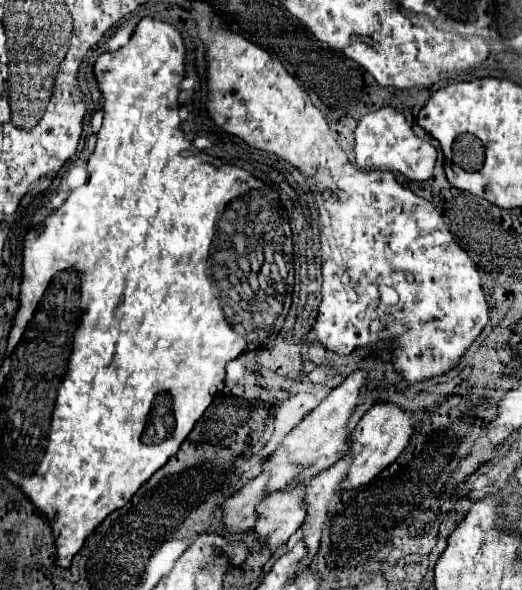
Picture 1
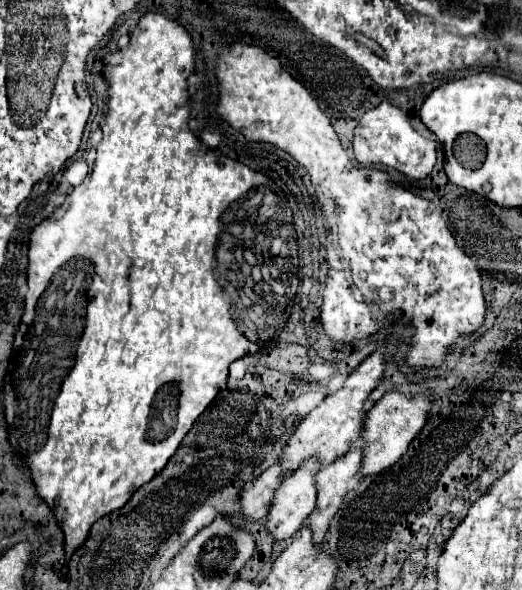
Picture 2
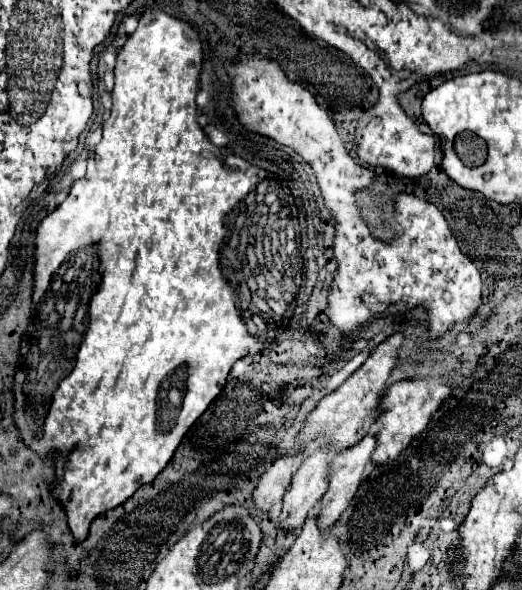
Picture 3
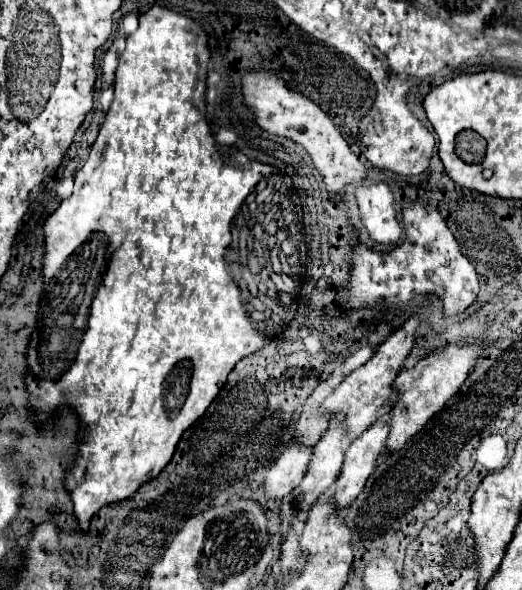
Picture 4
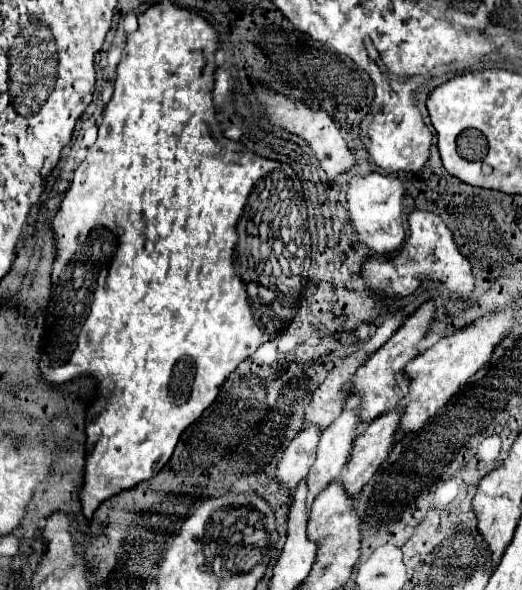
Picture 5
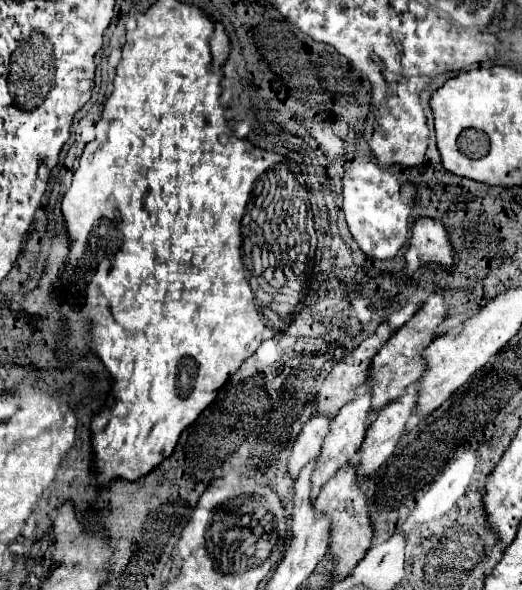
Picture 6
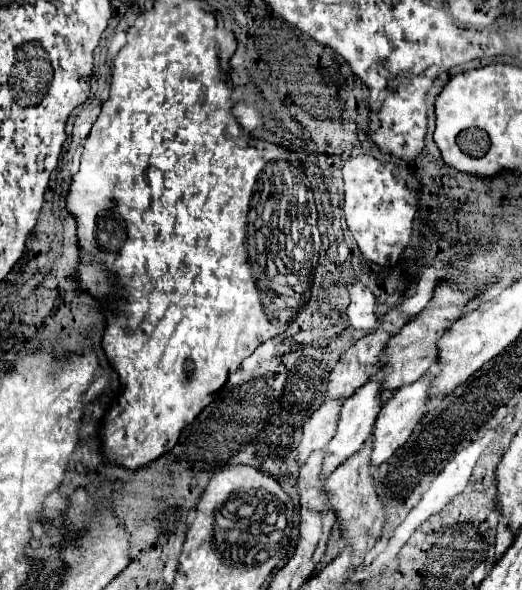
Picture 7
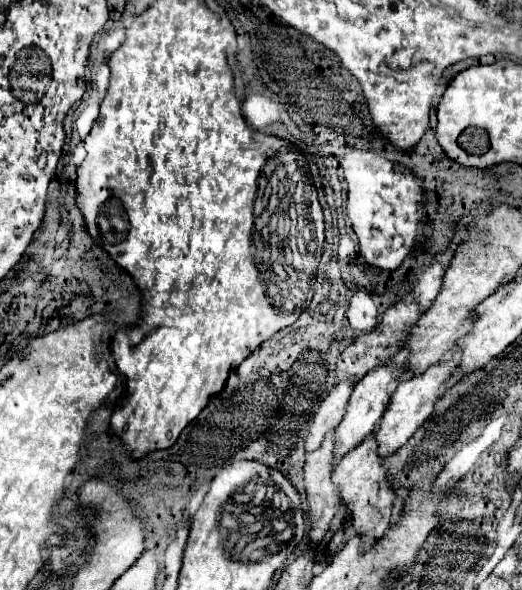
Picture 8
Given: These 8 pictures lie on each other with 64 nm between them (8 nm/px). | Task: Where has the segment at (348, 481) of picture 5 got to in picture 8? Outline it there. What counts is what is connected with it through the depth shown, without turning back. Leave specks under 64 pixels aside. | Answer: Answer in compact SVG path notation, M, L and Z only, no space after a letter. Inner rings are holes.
M456 352L452 358L446 362L440 362L438 366L430 366L424 374L412 376L410 380L402 380L398 390L392 394L392 402L388 402L388 410L384 412L384 418L380 422L380 428L376 428L376 438L380 438L380 458L392 456L398 448L406 444L406 440L418 430L418 426L432 414L434 404L440 396L440 390L446 388L446 380L456 368L456 362L460 360L460 354Z

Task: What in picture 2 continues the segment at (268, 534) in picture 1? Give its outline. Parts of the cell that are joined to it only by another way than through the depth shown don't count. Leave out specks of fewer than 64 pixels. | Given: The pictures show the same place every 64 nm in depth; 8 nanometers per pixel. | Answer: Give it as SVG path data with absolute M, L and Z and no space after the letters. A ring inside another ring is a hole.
M310 458L296 472L286 476L276 490L276 502L266 514L264 528L274 540L288 540L302 528L302 522L316 506L316 484L314 476L320 464Z

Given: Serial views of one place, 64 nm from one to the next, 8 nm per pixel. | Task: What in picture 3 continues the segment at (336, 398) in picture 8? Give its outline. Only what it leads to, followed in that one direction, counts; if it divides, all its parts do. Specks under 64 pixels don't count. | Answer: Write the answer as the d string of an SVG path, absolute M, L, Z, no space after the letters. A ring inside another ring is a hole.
M282 456L278 458L258 480L252 490L252 502L260 512L268 512L274 502L282 500L294 470L298 468L298 456Z

